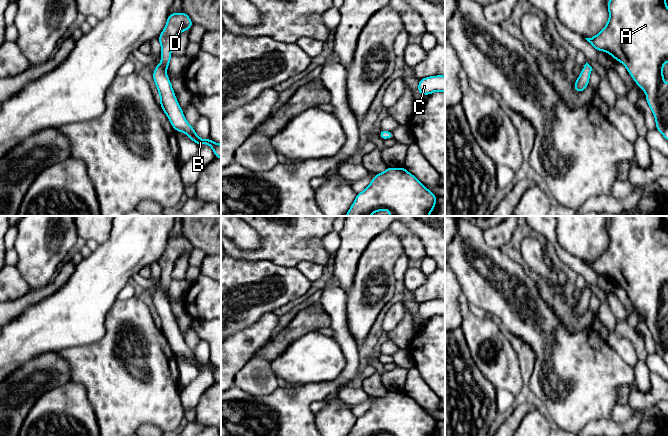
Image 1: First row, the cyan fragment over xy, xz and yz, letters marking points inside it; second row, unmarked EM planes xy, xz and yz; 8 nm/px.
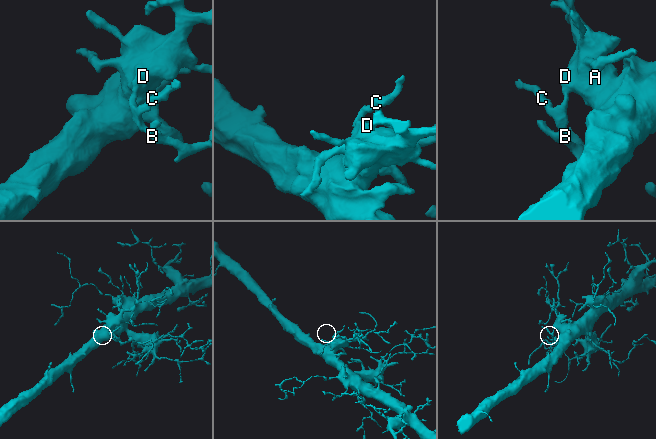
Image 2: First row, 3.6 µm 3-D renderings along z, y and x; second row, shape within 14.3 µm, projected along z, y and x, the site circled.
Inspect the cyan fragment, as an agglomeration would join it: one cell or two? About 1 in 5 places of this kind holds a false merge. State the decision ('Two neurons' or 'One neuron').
One neuron

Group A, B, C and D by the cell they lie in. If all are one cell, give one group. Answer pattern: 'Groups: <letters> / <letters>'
Groups: A B C D

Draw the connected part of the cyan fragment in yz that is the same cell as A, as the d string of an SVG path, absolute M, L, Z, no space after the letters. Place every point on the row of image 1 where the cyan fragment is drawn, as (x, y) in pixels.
M609 0L609 19L594 37L585 38L597 51L605 51L621 62L646 93L656 130L668 141L668 84L663 87L663 64L668 62L668 8L666 0Z

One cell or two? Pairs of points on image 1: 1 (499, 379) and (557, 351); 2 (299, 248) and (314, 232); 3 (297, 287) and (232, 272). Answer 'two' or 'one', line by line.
1: two
2: one
3: one

